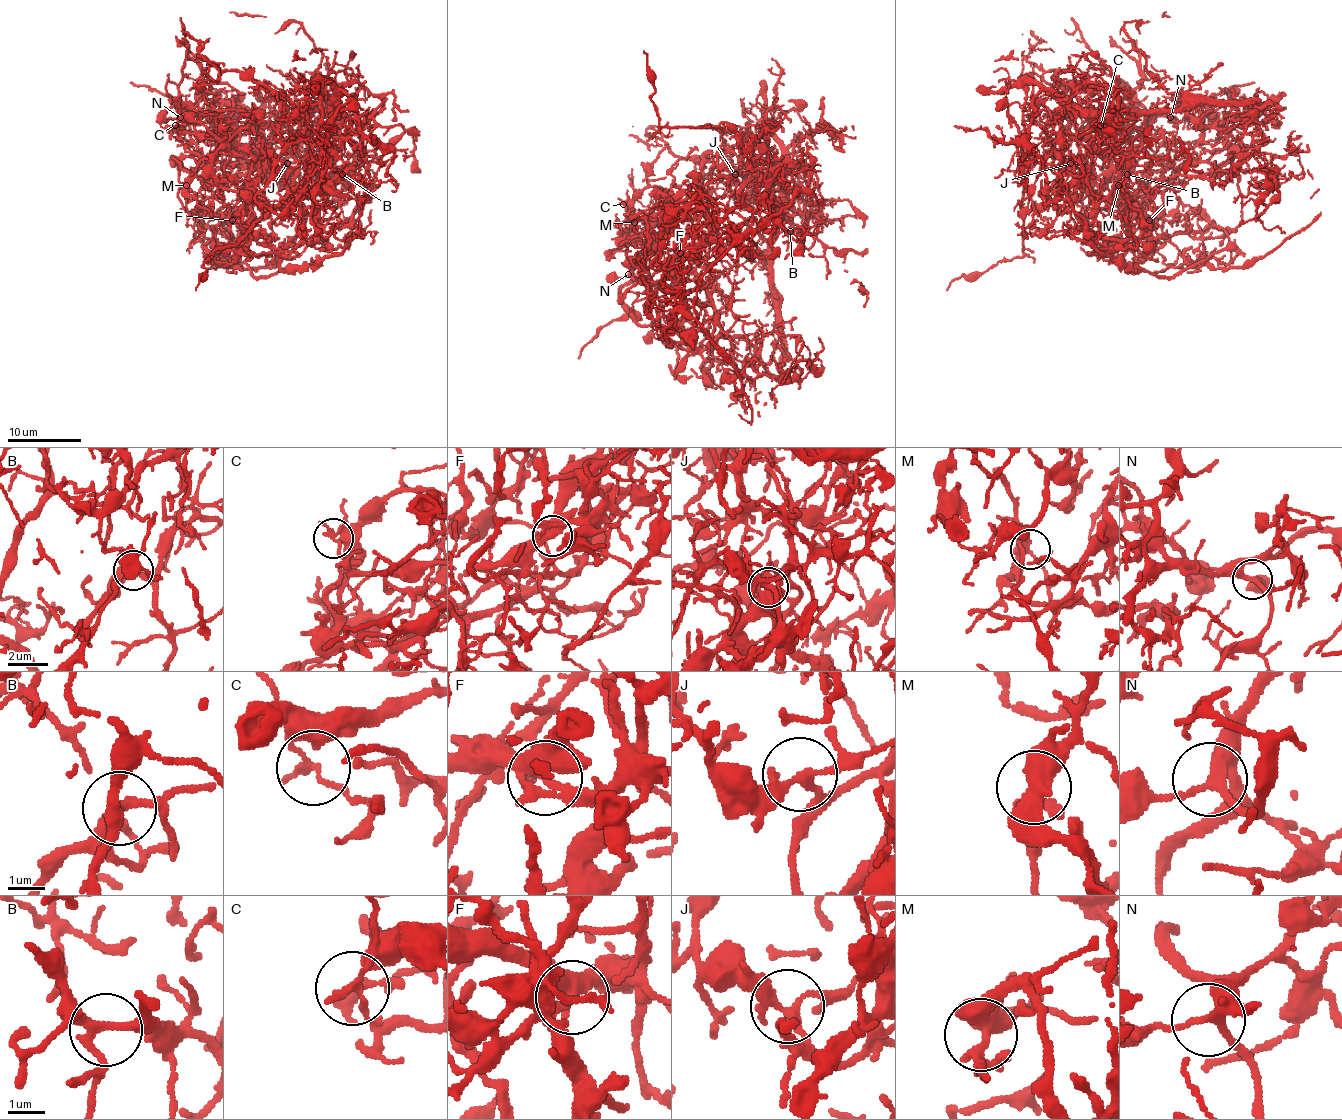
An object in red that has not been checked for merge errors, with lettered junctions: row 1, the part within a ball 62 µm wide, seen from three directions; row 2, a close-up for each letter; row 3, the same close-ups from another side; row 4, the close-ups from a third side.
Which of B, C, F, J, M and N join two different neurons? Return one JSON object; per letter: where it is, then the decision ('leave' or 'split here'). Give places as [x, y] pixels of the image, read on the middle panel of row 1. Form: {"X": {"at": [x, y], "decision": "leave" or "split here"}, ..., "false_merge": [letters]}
{"B": {"at": [790, 231], "decision": "leave"}, "C": {"at": [623, 204], "decision": "split here"}, "F": {"at": [680, 253], "decision": "split here"}, "J": {"at": [735, 174], "decision": "leave"}, "M": {"at": [634, 222], "decision": "leave"}, "N": {"at": [628, 274], "decision": "leave"}, "false_merge": ["C", "F"]}

